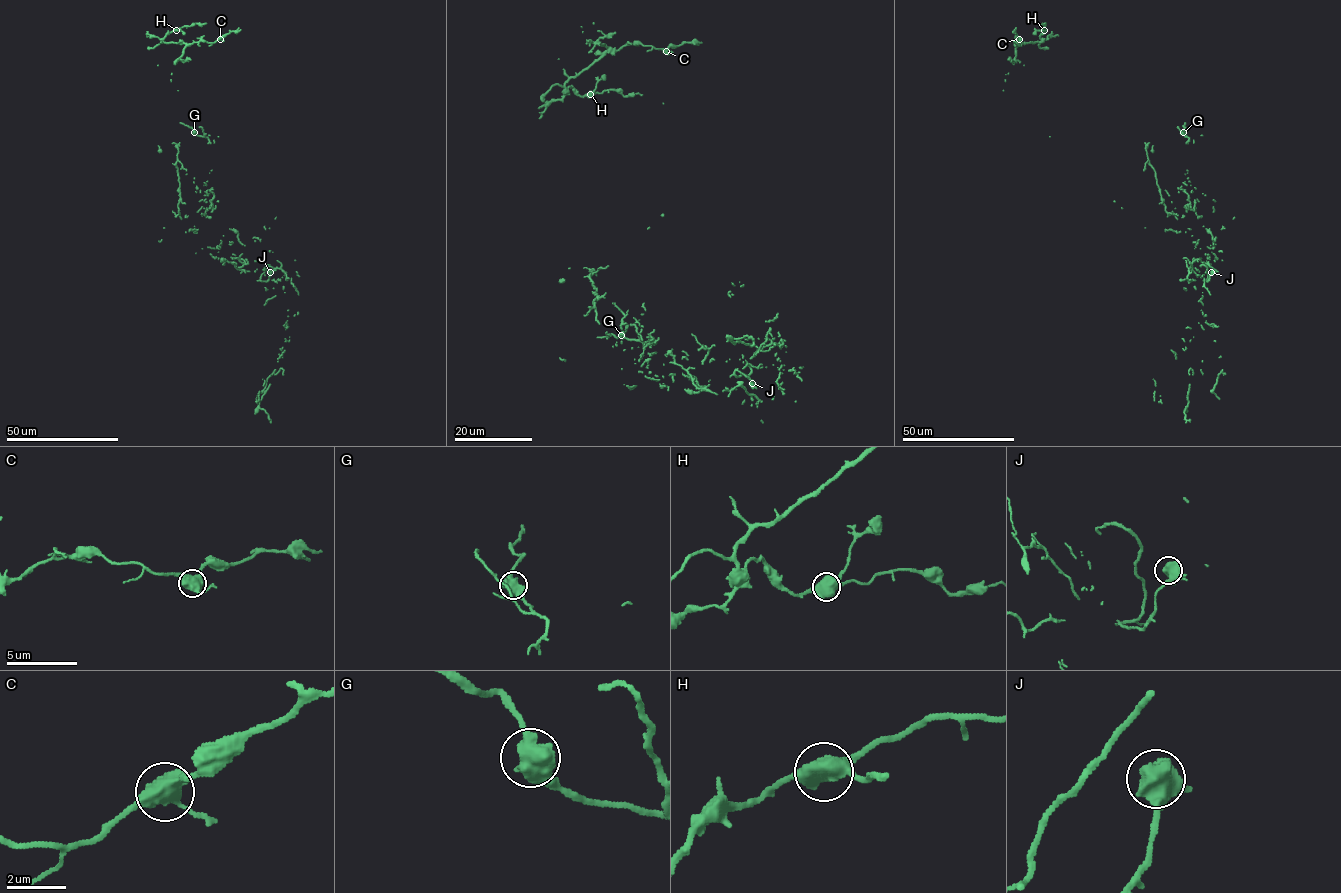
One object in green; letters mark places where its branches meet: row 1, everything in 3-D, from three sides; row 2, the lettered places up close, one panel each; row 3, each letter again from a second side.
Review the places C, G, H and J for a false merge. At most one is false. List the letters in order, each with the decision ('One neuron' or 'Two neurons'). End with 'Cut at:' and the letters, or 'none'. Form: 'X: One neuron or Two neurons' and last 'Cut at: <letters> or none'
C: One neuron
G: One neuron
H: One neuron
J: One neuron
Cut at: none

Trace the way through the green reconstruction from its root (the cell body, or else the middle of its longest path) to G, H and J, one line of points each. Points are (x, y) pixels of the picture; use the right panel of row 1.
G: (1189, 208), (1188, 194), (1184, 191), (1169, 195), (1165, 190), (1050, 137), (1177, 128), (1186, 137), (1183, 132)
H: (1189, 208), (1184, 191), (1169, 195), (1050, 137), (1003, 91), (1016, 47), (1041, 42), (1044, 30)
J: (1189, 208), (1203, 226), (1209, 255), (1207, 261), (1203, 262), (1214, 269), (1205, 281), (1211, 272)

